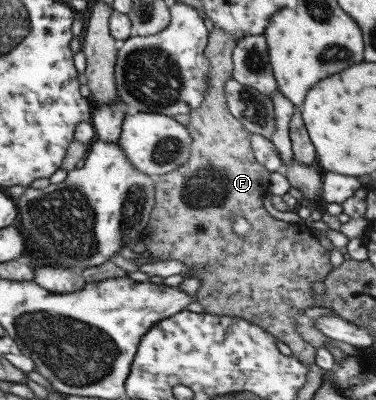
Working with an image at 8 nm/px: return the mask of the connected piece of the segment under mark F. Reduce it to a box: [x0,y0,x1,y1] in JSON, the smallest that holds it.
[139,26,332,370]

